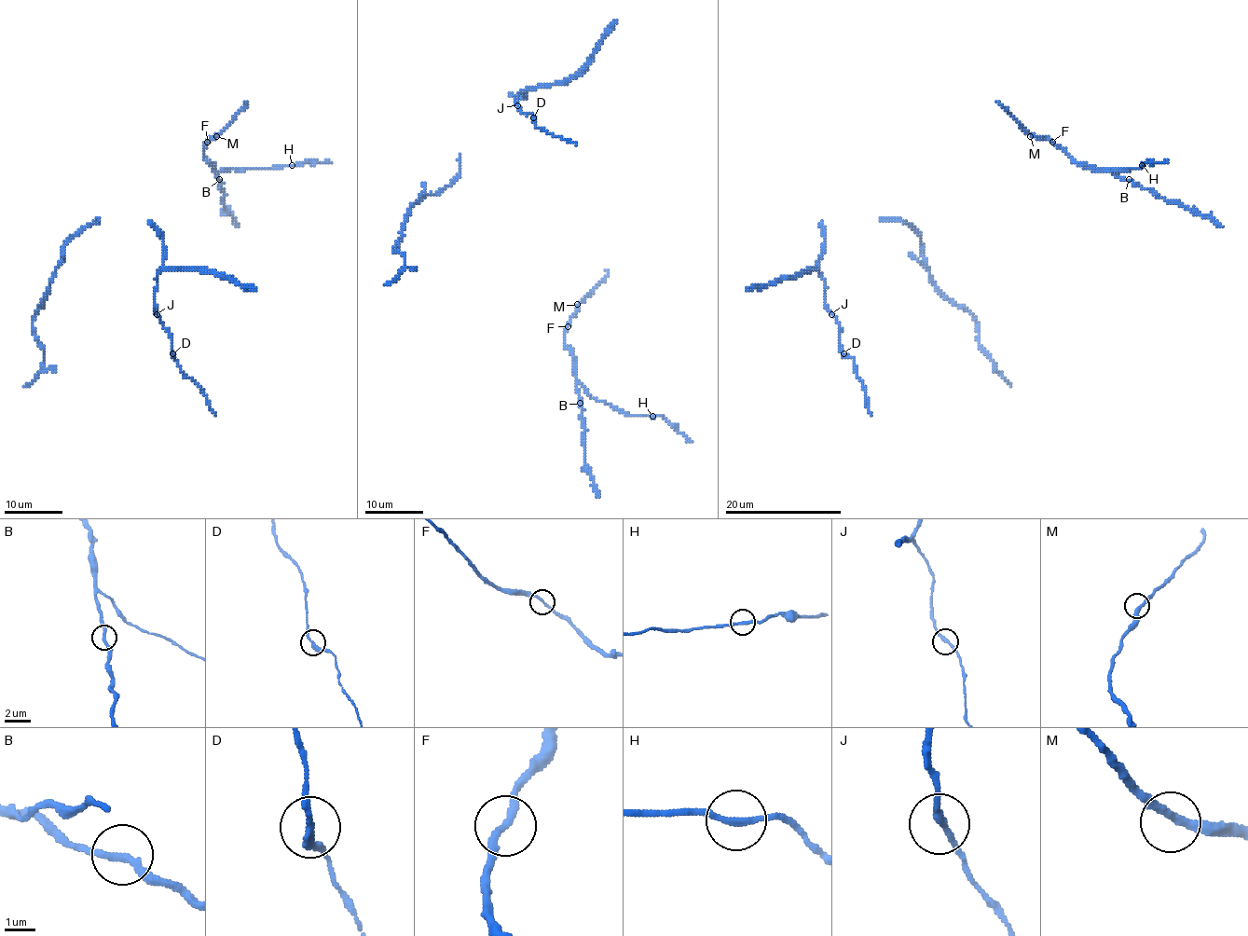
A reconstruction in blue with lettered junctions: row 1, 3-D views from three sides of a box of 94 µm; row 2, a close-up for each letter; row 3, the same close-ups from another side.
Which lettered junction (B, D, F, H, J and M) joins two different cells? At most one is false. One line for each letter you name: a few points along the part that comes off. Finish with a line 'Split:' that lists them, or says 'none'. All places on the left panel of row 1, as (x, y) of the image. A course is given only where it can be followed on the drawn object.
Split: none

